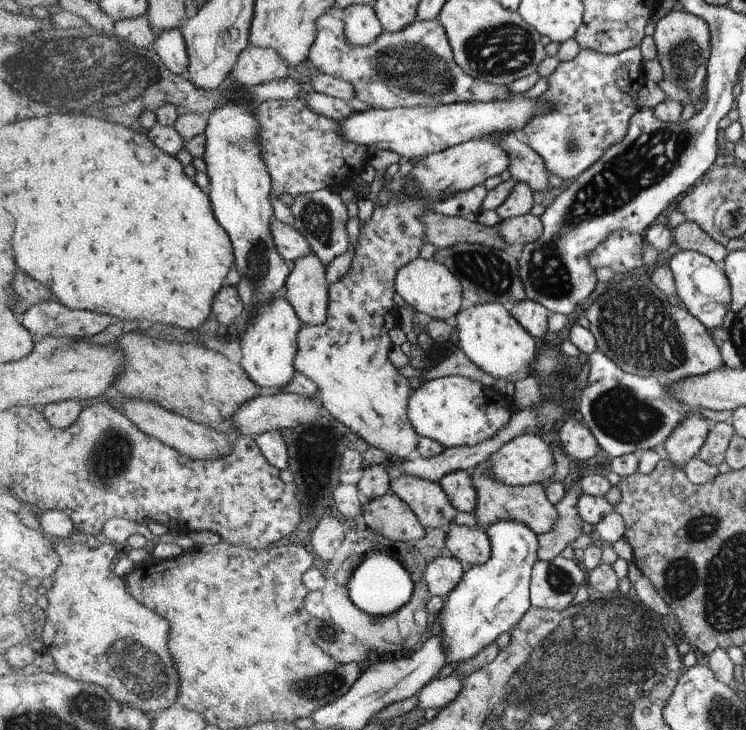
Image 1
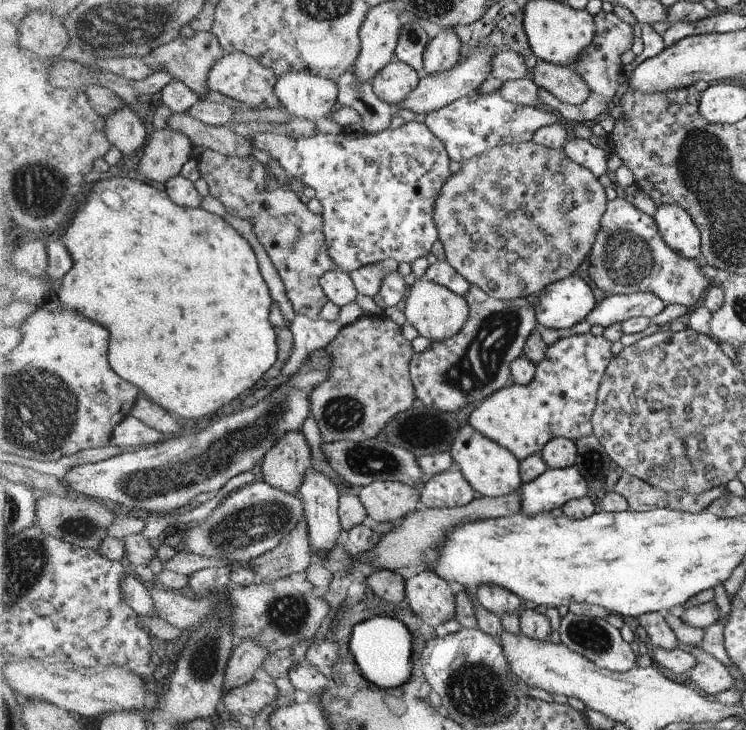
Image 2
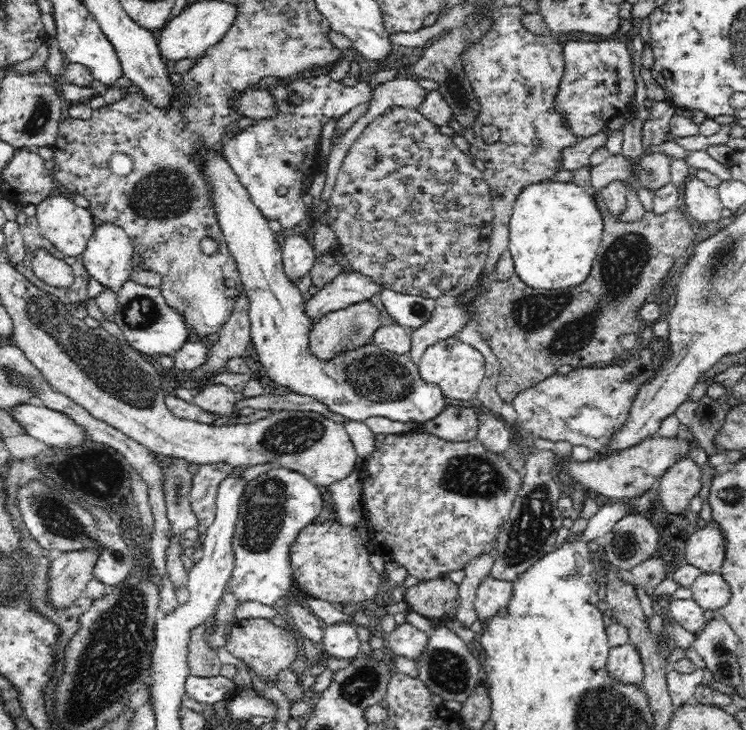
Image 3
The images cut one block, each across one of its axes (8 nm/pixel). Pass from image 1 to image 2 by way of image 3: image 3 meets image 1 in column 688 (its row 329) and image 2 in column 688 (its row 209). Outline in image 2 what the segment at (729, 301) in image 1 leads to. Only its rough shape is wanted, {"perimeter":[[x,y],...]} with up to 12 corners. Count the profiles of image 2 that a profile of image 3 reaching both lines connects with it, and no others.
{"perimeter":[[659,206],[662,238],[682,258],[701,255],[701,231],[685,207]]}

